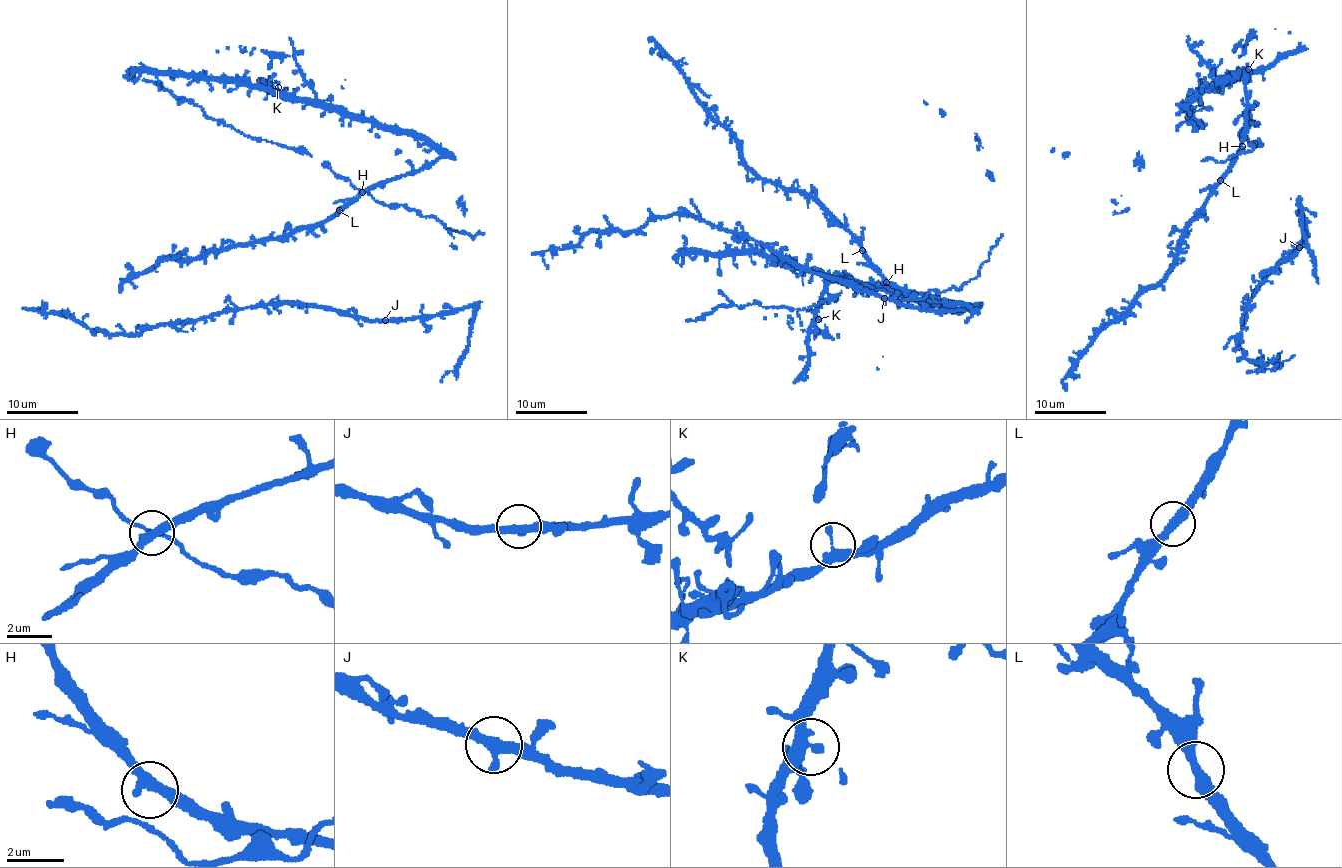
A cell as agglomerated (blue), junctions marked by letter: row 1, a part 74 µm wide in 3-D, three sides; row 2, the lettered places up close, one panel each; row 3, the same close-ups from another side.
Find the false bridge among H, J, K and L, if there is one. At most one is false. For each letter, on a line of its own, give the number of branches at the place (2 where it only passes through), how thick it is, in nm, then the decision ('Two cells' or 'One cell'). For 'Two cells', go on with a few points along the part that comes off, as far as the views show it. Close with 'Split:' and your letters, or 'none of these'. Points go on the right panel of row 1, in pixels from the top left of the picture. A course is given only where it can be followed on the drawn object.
H: Branches: 2. Thickness 380 nm. One cell
J: Branches: 2. Thickness 380 nm. One cell
K: Branches: 2. Thickness 340 nm. One cell
L: Branches: 2. Thickness 400 nm. One cell
Split: none of these

